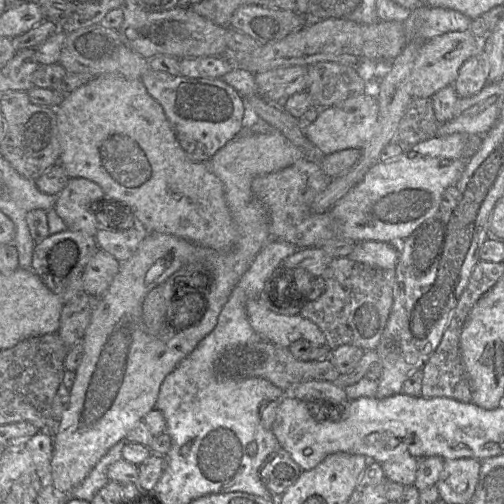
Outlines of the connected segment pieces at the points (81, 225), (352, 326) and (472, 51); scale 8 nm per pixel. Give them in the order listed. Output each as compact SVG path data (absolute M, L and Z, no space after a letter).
M70 178L57 195L54 205L68 229L95 236L99 225L91 205L103 200L105 193L95 182L86 178Z
M349 257L334 258L321 276L325 291L316 300L303 302L299 315L321 329L331 351L341 345L375 351L392 309L395 276L395 269L375 268Z
M470 30L448 32L423 43L415 59L411 73L411 95L415 98L431 98L442 88L453 85L461 66L467 59L482 51L482 40L476 38Z

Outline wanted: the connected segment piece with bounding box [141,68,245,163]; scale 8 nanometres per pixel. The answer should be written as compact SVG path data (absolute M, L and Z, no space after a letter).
M148 68L142 75L141 80L148 93L162 106L180 146L190 159L206 163L227 142L241 133L245 100L233 87L226 84L222 79L174 76Z

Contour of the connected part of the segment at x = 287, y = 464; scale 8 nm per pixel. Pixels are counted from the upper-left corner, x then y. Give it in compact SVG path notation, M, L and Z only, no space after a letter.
M281 448L271 453L259 468L259 476L272 495L282 495L293 485L302 470L292 460L290 454Z

